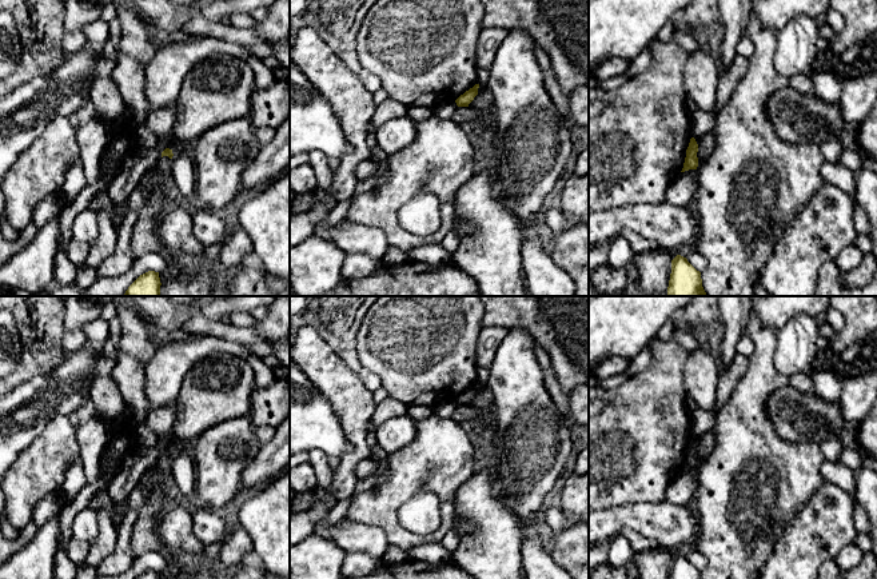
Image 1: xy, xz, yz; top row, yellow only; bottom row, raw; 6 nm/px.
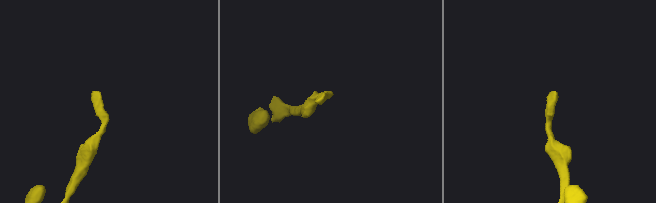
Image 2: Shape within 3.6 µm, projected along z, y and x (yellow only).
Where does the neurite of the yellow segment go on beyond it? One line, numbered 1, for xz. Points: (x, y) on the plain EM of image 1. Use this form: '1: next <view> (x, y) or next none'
1: next none

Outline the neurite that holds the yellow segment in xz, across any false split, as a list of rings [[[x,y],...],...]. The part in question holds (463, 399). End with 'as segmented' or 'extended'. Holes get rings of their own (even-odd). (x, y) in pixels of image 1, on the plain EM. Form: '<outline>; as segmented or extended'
[[[475,383],[473,387],[466,390],[463,394],[461,394],[455,402],[458,406],[469,406],[469,403],[474,399],[474,396],[478,394],[479,383]]]; as segmented

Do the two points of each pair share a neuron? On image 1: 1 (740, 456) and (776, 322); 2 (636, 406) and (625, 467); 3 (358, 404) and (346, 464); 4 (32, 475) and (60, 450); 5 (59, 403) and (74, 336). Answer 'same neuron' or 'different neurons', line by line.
1: different neurons
2: same neuron
3: same neuron
4: same neuron
5: different neurons

